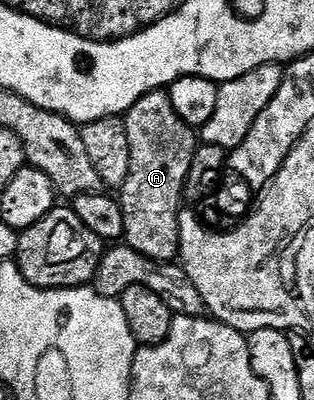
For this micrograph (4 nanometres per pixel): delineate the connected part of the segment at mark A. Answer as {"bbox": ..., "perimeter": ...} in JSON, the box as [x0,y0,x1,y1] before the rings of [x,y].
{"bbox":[119,89,199,264],"perimeter":[[[164,89],[143,94],[130,110],[125,111],[123,117],[127,128],[127,144],[131,144],[131,172],[119,188],[119,201],[125,225],[124,241],[135,252],[156,262],[169,264],[181,253],[181,211],[185,182],[189,179],[193,167],[199,138],[194,127],[186,124],[179,112],[175,112],[175,104],[171,104]]]}

